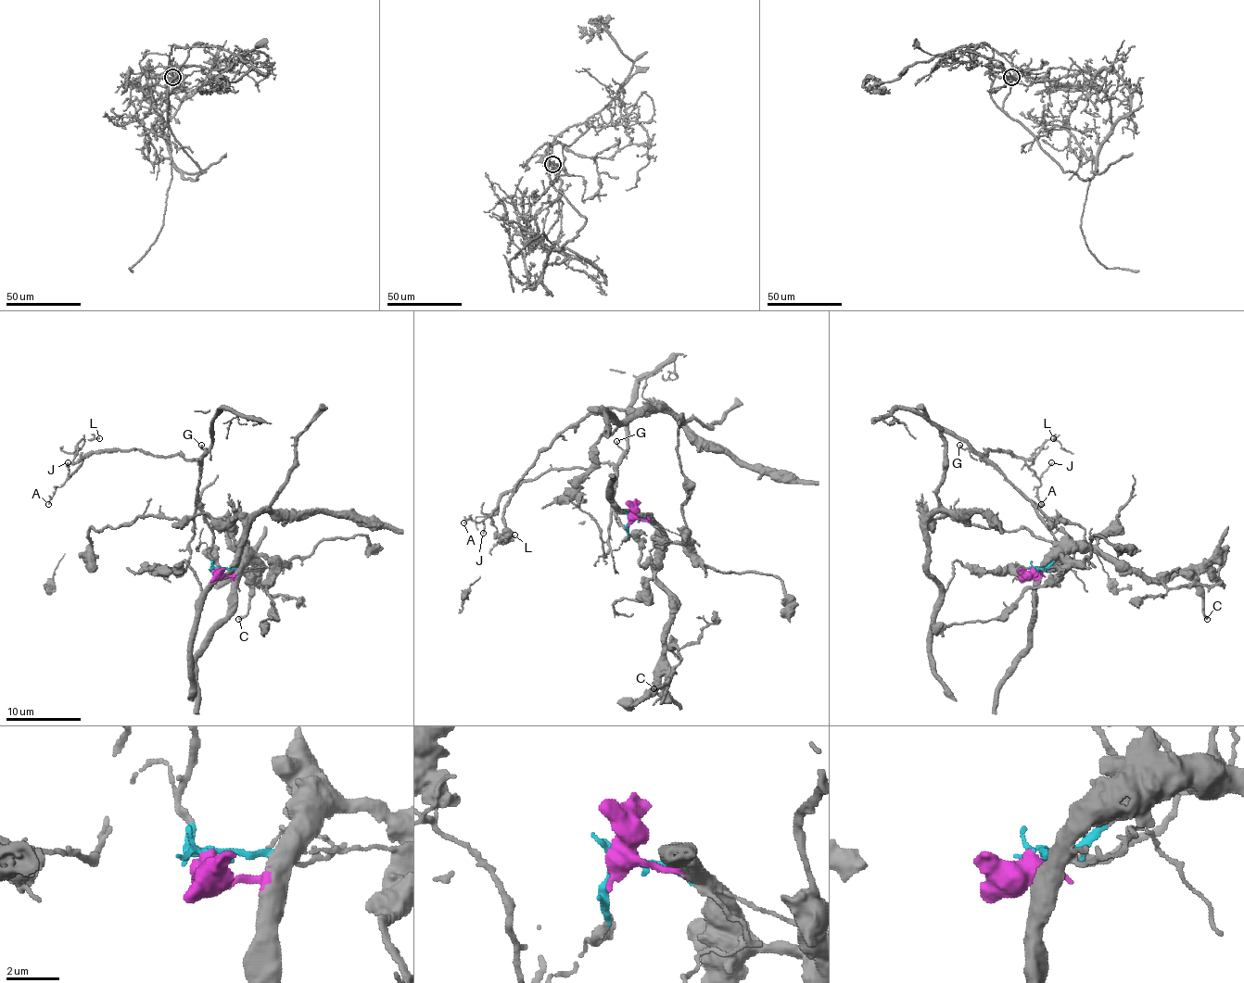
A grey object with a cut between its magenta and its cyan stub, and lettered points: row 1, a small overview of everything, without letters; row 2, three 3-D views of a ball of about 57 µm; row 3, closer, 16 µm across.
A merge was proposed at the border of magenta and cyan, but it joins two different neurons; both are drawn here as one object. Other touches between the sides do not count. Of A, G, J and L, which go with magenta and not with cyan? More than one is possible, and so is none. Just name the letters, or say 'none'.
none

